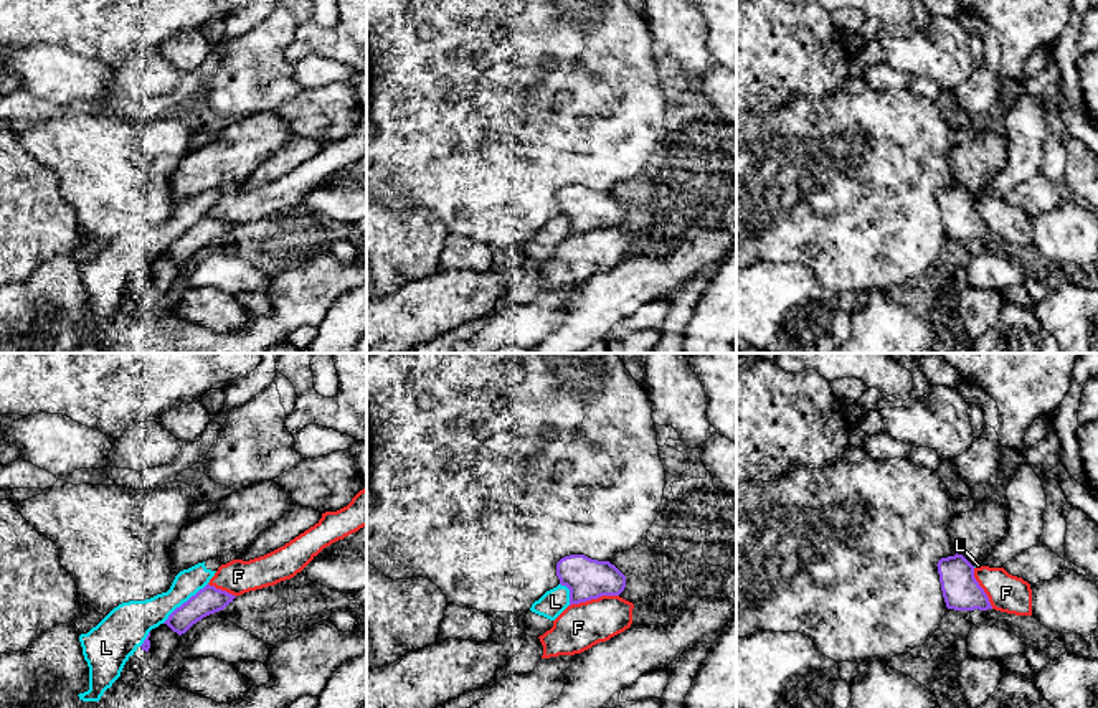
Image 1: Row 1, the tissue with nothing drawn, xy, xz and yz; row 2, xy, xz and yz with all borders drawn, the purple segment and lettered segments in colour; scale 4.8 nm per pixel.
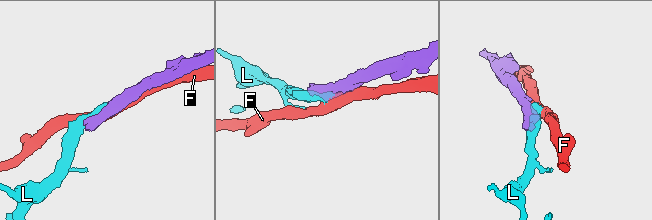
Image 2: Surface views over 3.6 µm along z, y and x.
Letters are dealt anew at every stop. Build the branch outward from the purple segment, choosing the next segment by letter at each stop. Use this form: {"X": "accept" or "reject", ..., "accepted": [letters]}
{"F": "reject", "L": "reject", "accepted": []}

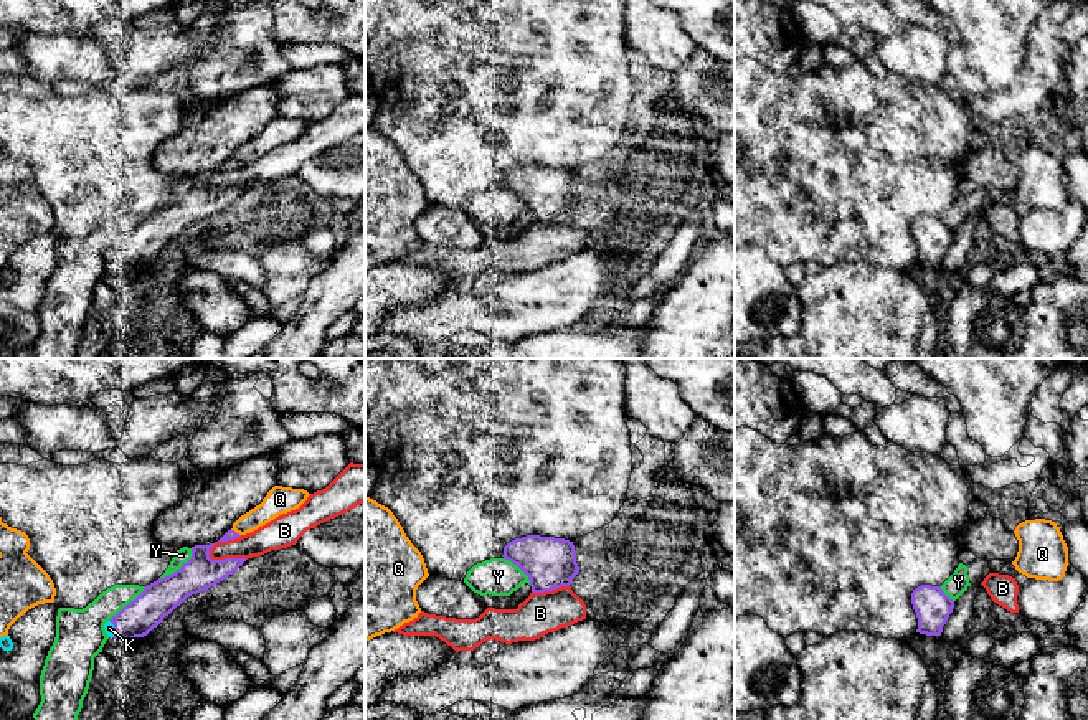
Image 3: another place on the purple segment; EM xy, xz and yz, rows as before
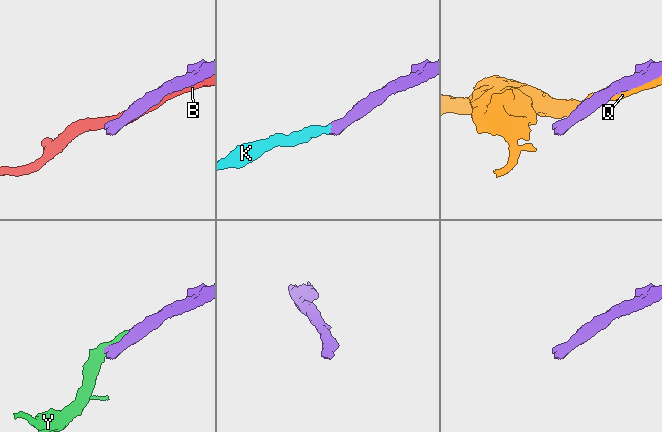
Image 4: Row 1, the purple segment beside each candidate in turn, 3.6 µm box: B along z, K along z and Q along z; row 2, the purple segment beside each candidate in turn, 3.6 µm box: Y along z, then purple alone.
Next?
{"B": "reject", "K": "accept", "Q": "reject", "Y": "reject", "accepted": ["K"]}

